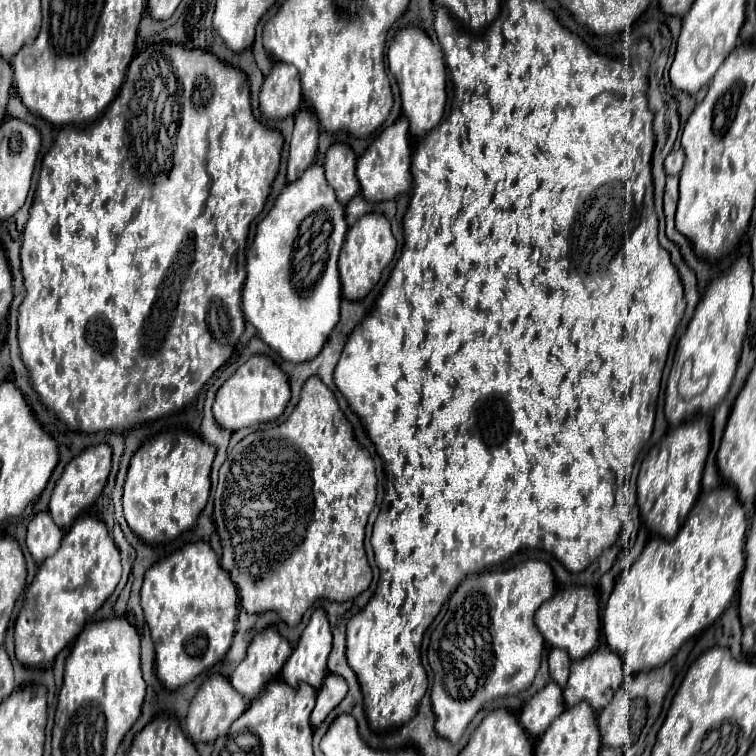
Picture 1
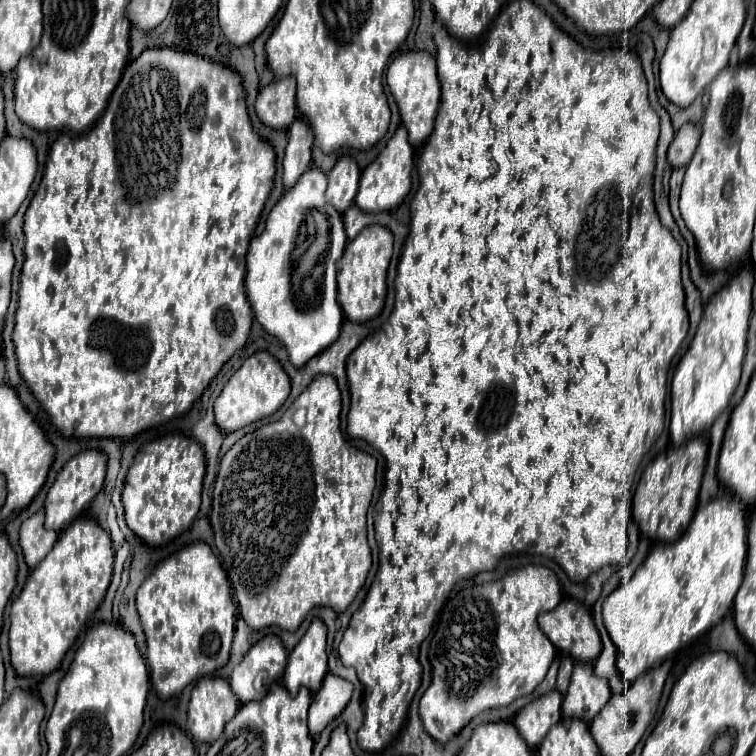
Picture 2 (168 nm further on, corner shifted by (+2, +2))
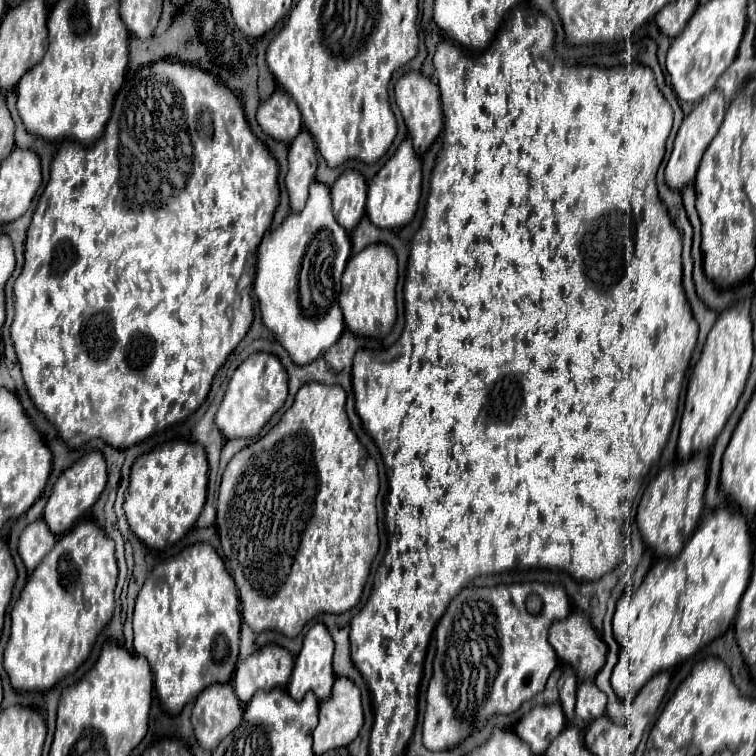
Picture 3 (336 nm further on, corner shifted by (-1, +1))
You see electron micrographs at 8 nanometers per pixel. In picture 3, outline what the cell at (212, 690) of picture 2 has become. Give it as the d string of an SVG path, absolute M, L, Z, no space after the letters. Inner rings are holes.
M231 684L207 686L193 706L193 728L201 748L215 750L219 742L231 734L243 718L243 706Z

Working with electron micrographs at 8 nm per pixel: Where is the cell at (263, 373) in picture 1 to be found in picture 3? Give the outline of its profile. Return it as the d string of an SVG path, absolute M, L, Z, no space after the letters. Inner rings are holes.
M267 352L251 354L233 372L225 396L221 400L221 406L215 414L215 424L227 440L253 438L263 430L263 426L271 420L271 416L285 404L285 398L287 398L287 372L281 366L279 358Z

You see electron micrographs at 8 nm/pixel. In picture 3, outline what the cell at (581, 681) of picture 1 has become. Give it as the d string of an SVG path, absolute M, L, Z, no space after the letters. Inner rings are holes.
M593 680L581 682L577 688L577 704L575 704L575 714L583 722L593 722L599 716L605 714L605 704L607 696L595 686Z

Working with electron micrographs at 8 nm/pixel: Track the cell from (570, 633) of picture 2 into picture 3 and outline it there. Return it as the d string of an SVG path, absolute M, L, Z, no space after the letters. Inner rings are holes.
M579 610L569 614L565 622L553 622L549 642L557 656L573 668L581 682L593 680L605 664L607 646L593 630L589 616Z

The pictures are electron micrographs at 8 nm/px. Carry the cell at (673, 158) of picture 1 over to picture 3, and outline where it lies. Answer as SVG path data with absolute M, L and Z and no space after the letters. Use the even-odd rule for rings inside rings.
M711 90L711 92L691 110L691 114L685 116L685 120L683 120L679 132L677 132L671 158L669 158L667 168L665 168L665 182L667 182L669 188L673 188L673 190L683 190L685 186L689 186L689 184L695 180L695 174L697 174L701 156L703 156L705 148L709 146L709 142L713 140L713 136L717 134L717 130L719 130L723 118L725 118L725 98L723 98L723 94L721 94L719 90Z

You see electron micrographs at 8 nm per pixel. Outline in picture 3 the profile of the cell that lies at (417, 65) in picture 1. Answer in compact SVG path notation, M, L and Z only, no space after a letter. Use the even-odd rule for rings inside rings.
M409 72L395 82L395 102L403 114L405 126L409 130L409 136L413 140L417 154L419 156L425 154L443 128L443 110L441 110L437 86L429 78L425 78L421 72Z

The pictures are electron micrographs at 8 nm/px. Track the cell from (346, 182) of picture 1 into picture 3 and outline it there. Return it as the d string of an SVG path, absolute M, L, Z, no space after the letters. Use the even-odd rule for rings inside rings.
M357 170L343 172L331 186L331 198L337 222L349 234L353 234L357 224L365 216L365 200L367 200L365 178Z

